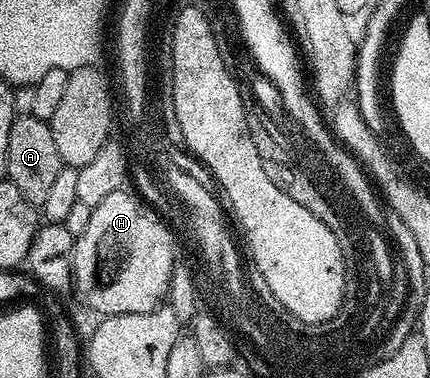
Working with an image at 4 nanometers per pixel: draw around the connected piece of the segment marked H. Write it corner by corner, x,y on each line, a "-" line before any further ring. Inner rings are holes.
122,189
115,193
109,194
103,201
99,201
99,205
95,205
91,213
91,221
87,221
87,229
83,229
83,233
79,233
73,240
73,278
71,280
72,290
77,290
77,295
90,307
93,311
98,311
98,316
106,315
122,315
123,313
147,313
155,311
162,306
163,300
169,294
169,282
175,276
175,243
173,247
173,235
170,224
165,219
161,220
143,200
137,195
132,195
129,189

